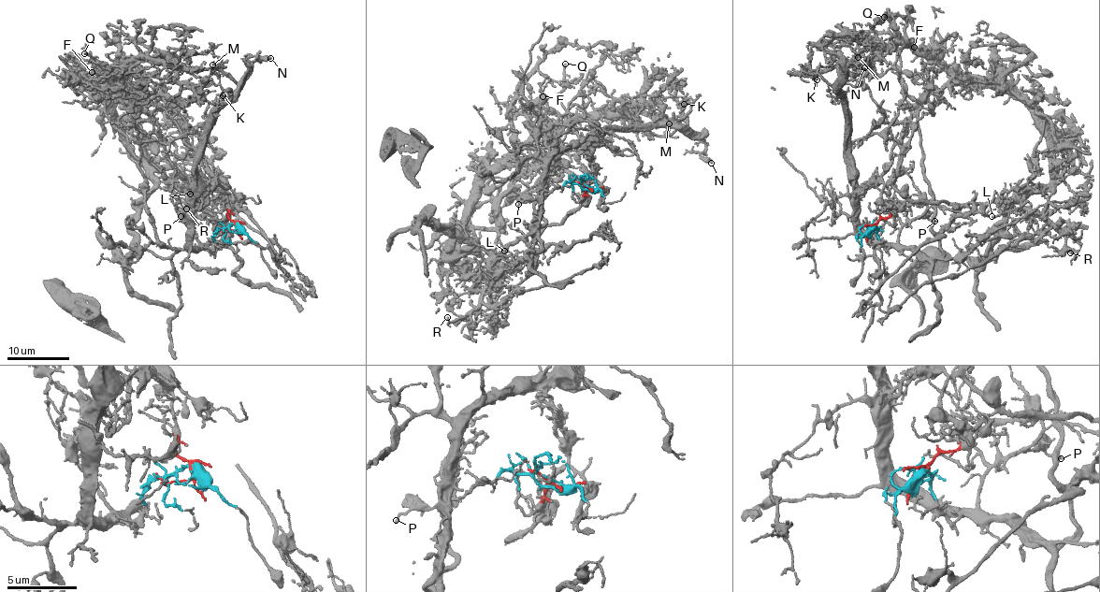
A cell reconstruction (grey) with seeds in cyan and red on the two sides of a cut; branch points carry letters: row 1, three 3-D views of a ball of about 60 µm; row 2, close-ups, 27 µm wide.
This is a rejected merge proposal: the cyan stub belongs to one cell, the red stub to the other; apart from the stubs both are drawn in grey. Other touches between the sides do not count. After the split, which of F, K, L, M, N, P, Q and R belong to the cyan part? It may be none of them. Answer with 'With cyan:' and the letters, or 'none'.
With cyan: K, M, N, P, Q

